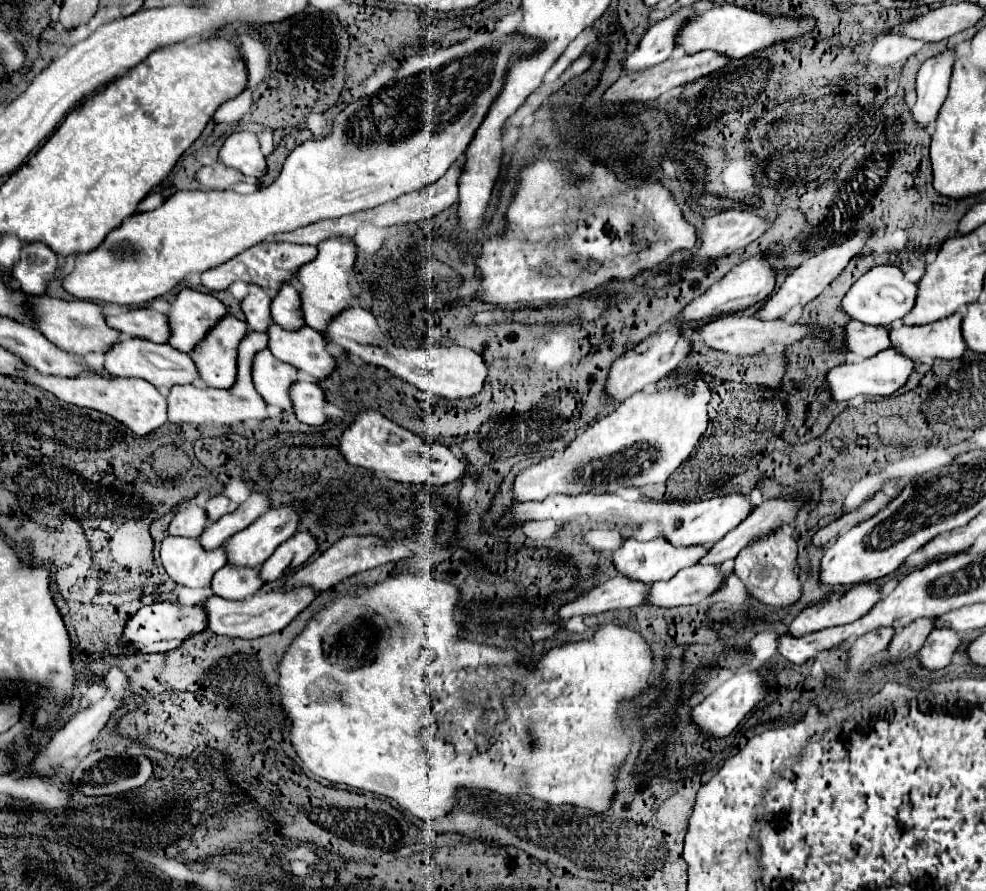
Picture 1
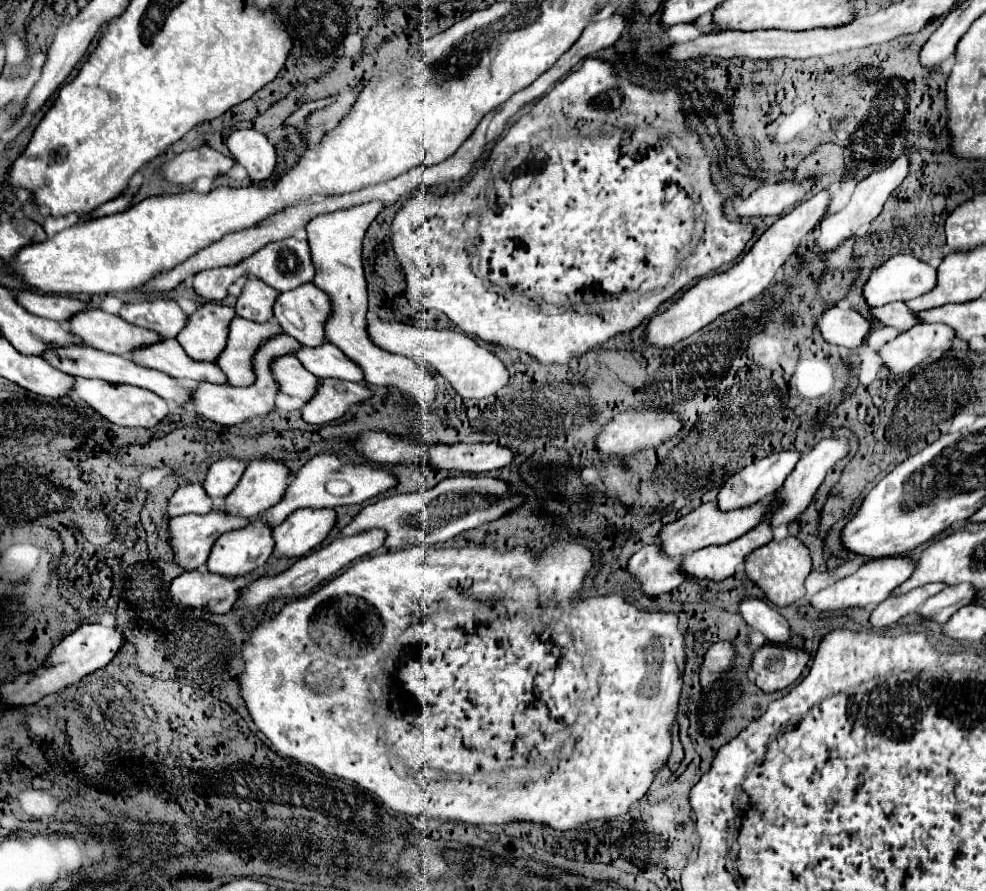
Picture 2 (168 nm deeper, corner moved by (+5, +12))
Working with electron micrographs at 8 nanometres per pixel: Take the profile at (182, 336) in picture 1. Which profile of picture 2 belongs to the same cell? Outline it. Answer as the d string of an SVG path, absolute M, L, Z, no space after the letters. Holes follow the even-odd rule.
M202 304L196 314L188 318L186 328L176 336L180 346L186 350L186 354L194 360L214 362L220 356L220 350L224 350L224 344L228 342L228 324L236 316L234 308L224 304Z

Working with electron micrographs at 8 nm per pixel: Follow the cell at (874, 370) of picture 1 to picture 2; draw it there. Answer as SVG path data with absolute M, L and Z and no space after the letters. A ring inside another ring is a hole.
M918 324L884 344L880 354L892 376L902 376L930 356L952 350L956 332L944 324Z

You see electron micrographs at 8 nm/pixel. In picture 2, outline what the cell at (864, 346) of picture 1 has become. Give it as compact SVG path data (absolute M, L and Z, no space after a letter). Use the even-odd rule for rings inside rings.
M892 302L882 308L872 308L872 318L876 318L878 322L882 322L886 326L896 326L902 330L908 330L908 328L920 324L920 320L916 320L916 312L908 310L908 306L904 302Z

